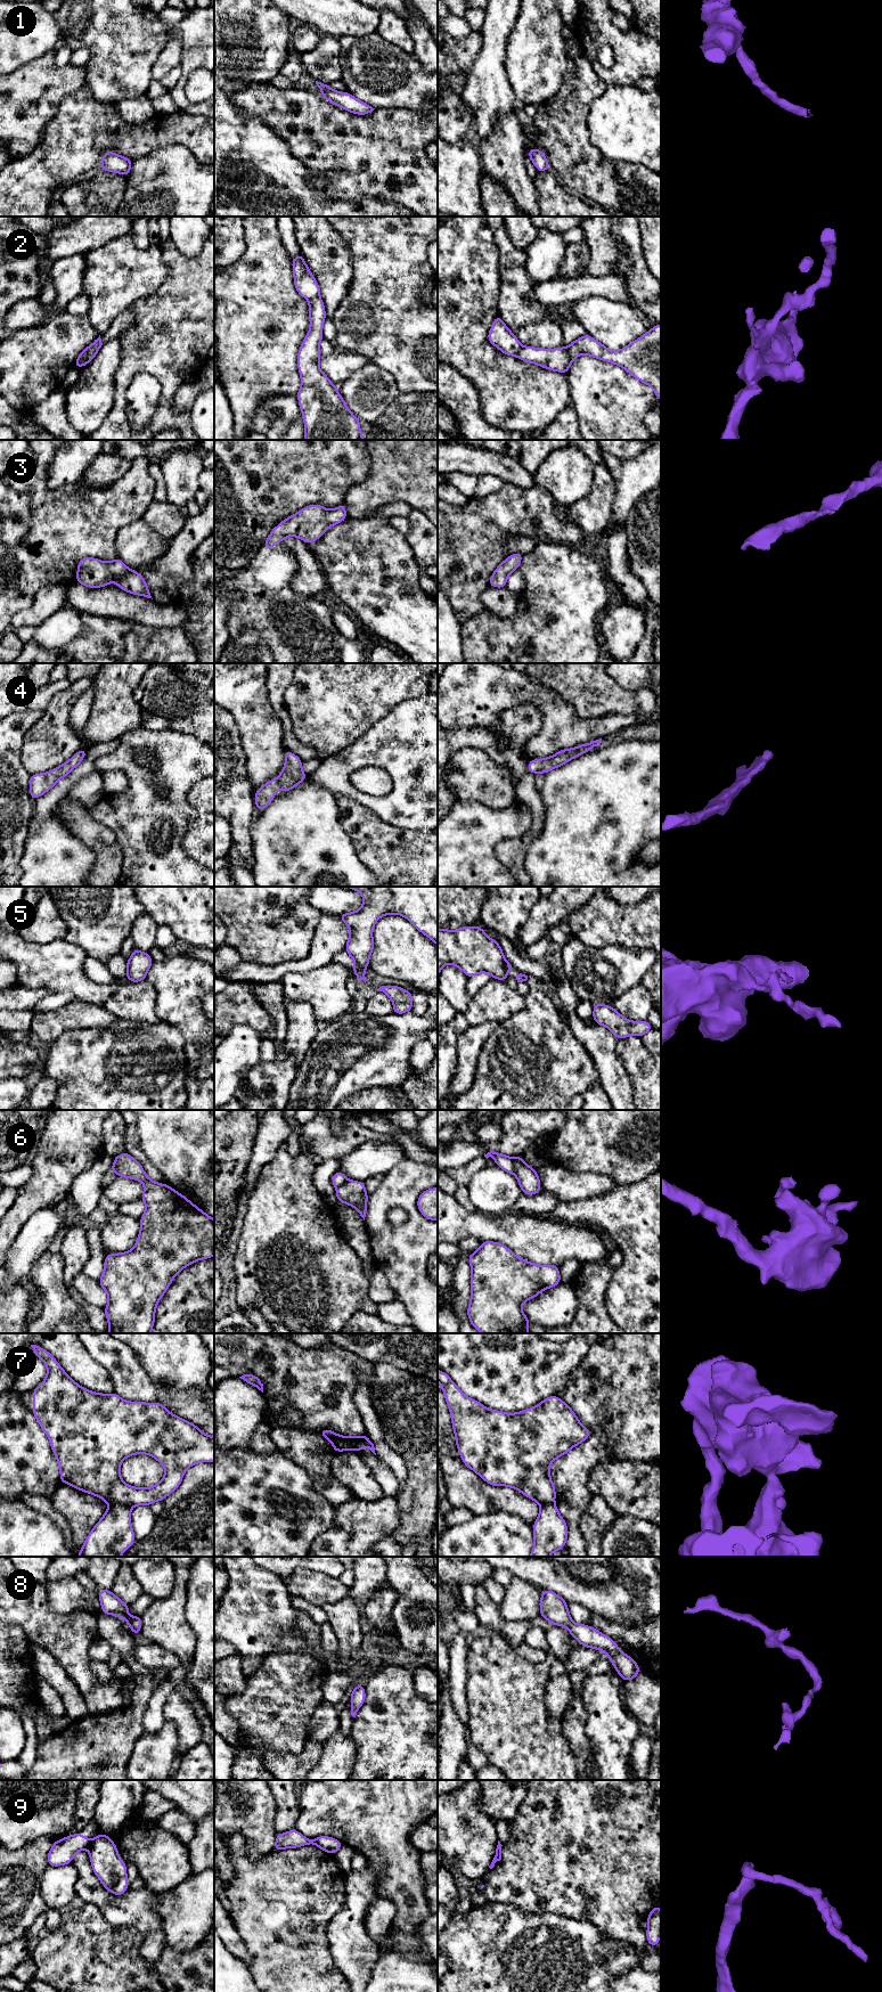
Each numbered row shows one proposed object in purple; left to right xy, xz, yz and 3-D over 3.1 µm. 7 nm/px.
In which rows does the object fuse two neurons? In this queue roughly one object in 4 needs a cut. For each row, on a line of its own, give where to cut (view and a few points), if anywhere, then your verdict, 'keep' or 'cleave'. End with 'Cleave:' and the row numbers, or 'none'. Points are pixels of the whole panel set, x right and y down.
1: cut none; keep
2: cut none; keep
3: cut none; keep
4: cut none; keep
5: cut xz (356, 962), (365, 968); cleave
6: cut yz (512, 1158), (515, 1172); cleave
7: cut xz (332, 1443), (337, 1438), (343, 1438), (349, 1448); cleave
8: cut none; keep
9: cut xy (91, 1842), (88, 1847); cleave
Cleave: 5, 6, 7, 9

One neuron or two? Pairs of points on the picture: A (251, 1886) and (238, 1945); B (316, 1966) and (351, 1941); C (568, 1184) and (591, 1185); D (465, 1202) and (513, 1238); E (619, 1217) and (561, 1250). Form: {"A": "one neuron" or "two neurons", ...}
{"A": "two neurons", "B": "two neurons", "C": "one neuron", "D": "two neurons", "E": "two neurons"}

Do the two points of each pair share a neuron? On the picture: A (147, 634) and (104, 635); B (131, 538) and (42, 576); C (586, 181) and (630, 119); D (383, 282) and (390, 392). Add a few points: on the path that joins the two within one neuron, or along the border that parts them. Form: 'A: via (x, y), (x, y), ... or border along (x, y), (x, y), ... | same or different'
A: via (137, 634), (122, 633), (114, 635) | same
B: border along (130, 522), (117, 532), (115, 540), (116, 556) | different
C: border along (589, 133), (589, 140), (604, 156), (630, 163) | different
D: border along (370, 360), (385, 368), (392, 375), (400, 392) | different

